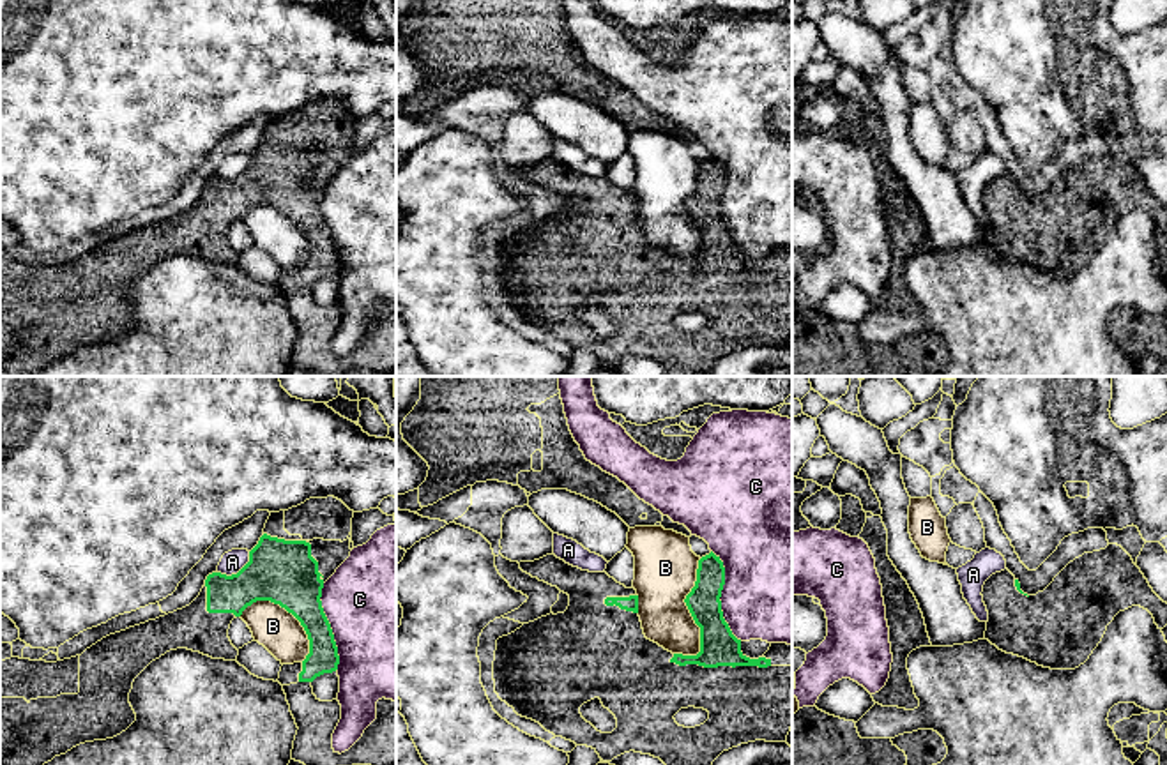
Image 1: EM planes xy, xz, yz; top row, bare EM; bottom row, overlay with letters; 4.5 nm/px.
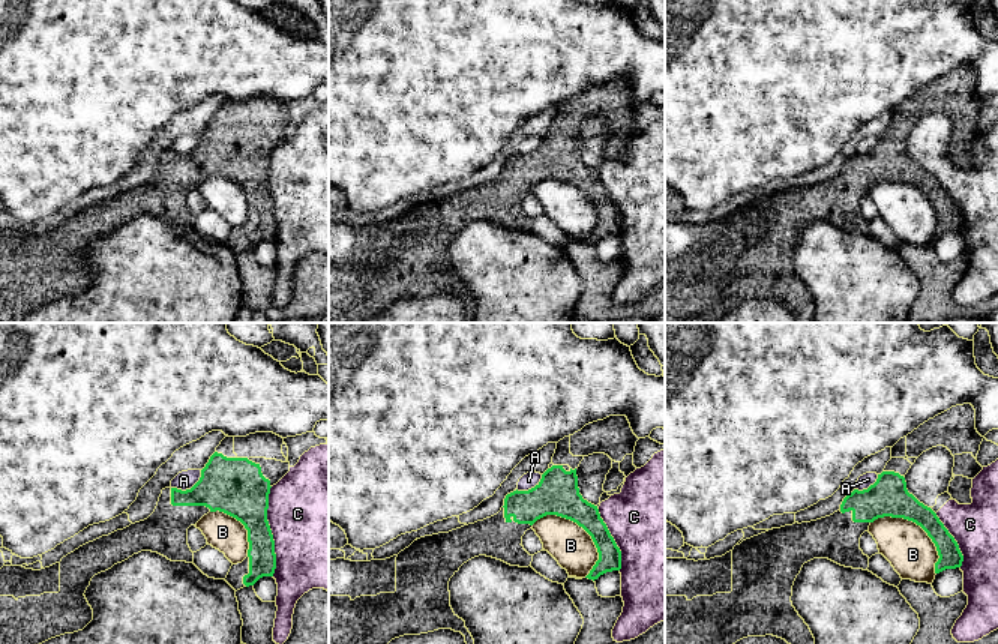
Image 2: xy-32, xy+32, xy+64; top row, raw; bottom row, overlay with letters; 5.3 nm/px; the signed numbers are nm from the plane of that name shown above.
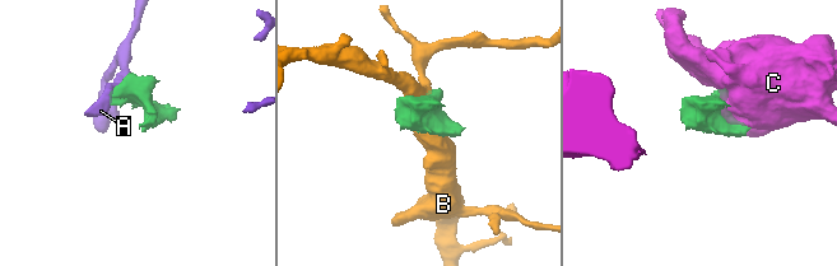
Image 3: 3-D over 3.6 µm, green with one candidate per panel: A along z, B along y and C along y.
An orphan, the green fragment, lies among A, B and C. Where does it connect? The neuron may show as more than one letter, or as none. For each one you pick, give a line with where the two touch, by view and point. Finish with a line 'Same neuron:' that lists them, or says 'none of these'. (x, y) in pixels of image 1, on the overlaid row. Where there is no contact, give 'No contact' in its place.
Same neuron: none of these

